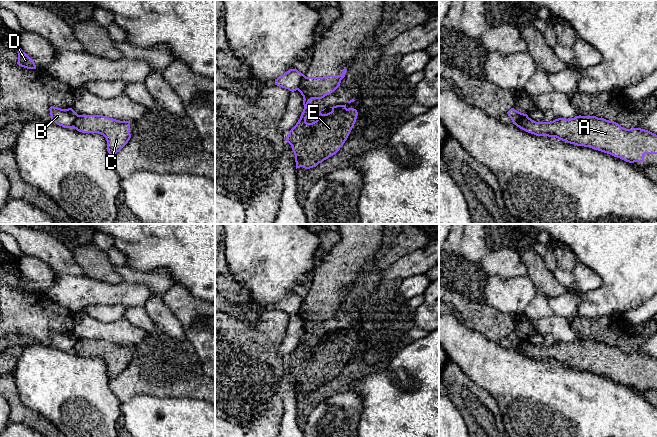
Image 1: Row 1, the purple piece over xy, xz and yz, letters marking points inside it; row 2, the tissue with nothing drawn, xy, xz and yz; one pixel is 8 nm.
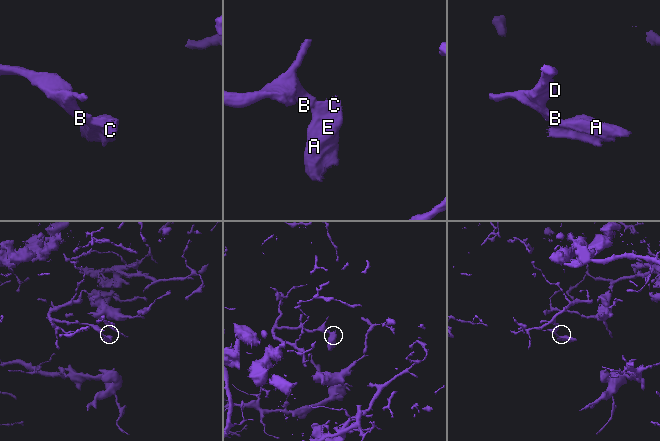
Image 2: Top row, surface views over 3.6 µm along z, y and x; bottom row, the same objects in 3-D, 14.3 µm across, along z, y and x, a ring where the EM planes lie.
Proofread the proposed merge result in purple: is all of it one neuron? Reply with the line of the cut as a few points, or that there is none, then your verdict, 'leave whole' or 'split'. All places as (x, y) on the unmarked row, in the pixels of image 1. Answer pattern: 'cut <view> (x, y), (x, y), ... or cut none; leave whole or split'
cut xz (303, 298), (297, 313); split

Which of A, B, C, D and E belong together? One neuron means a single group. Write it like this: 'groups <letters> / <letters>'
groups A C E / B D

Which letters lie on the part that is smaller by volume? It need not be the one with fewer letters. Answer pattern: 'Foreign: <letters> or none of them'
Foreign: A, C, E

